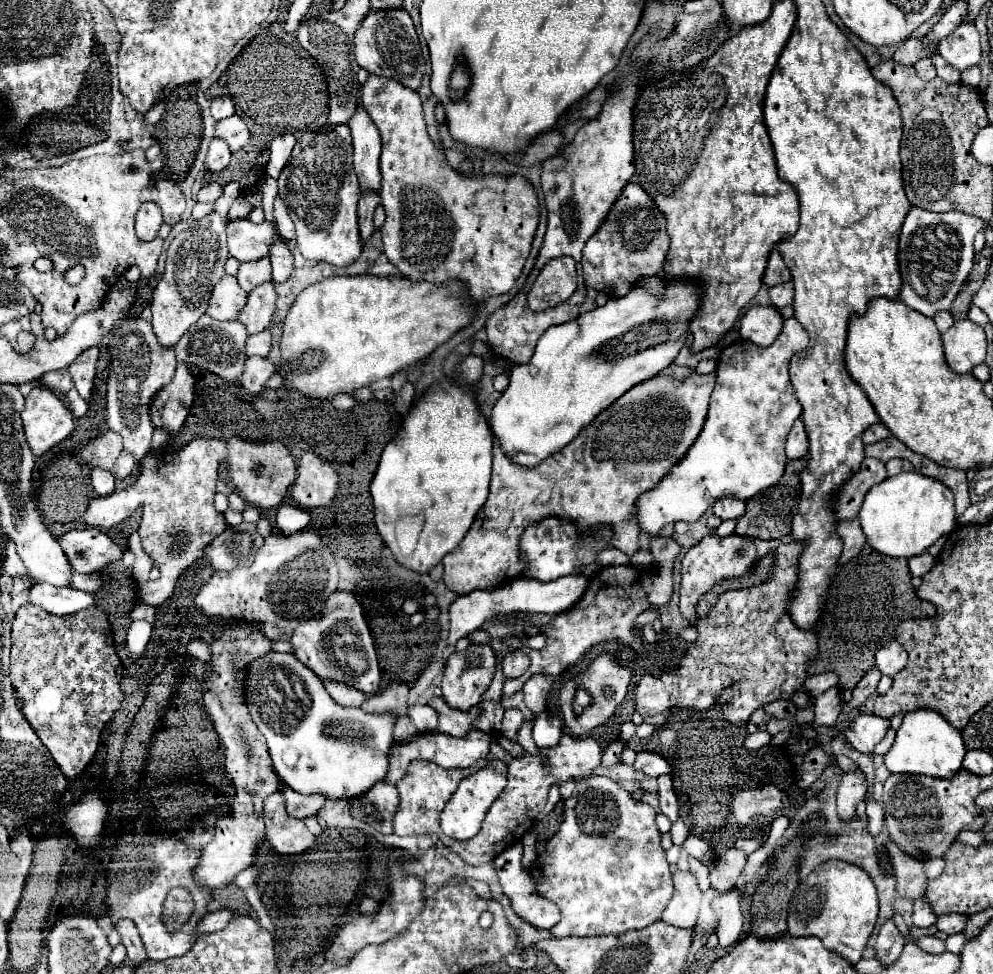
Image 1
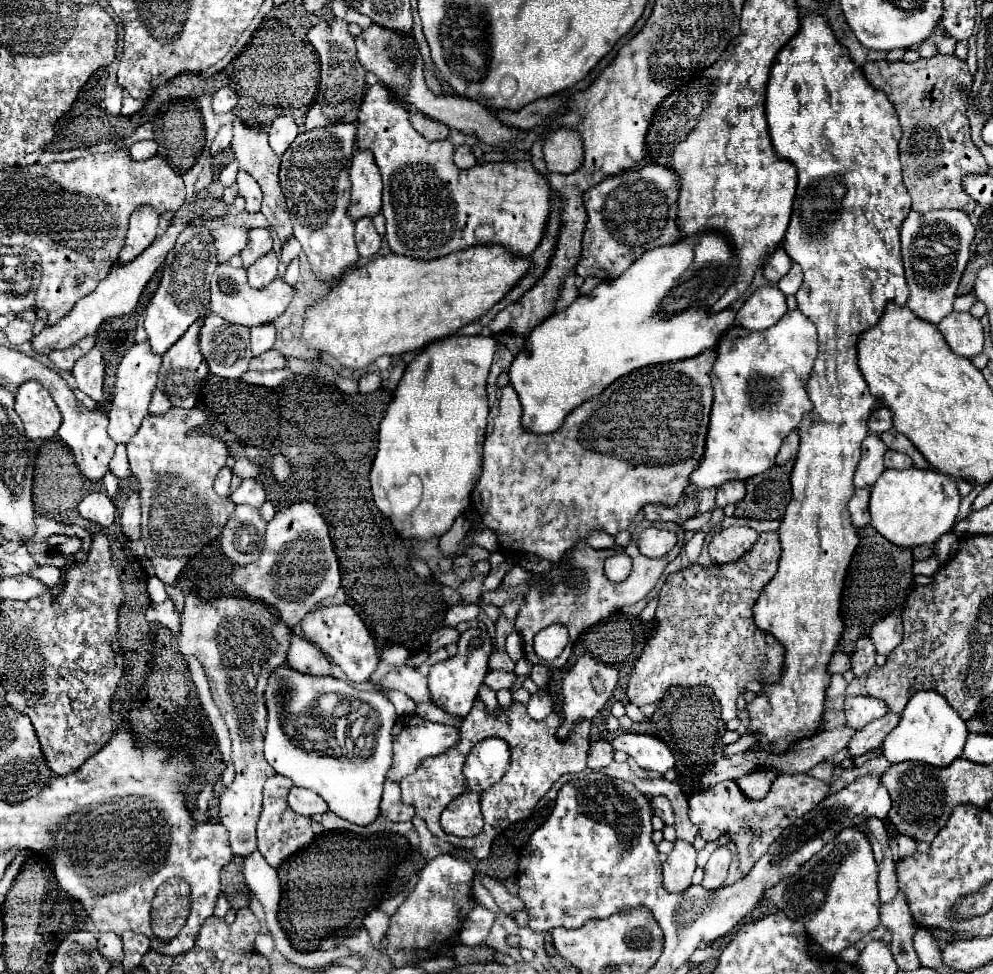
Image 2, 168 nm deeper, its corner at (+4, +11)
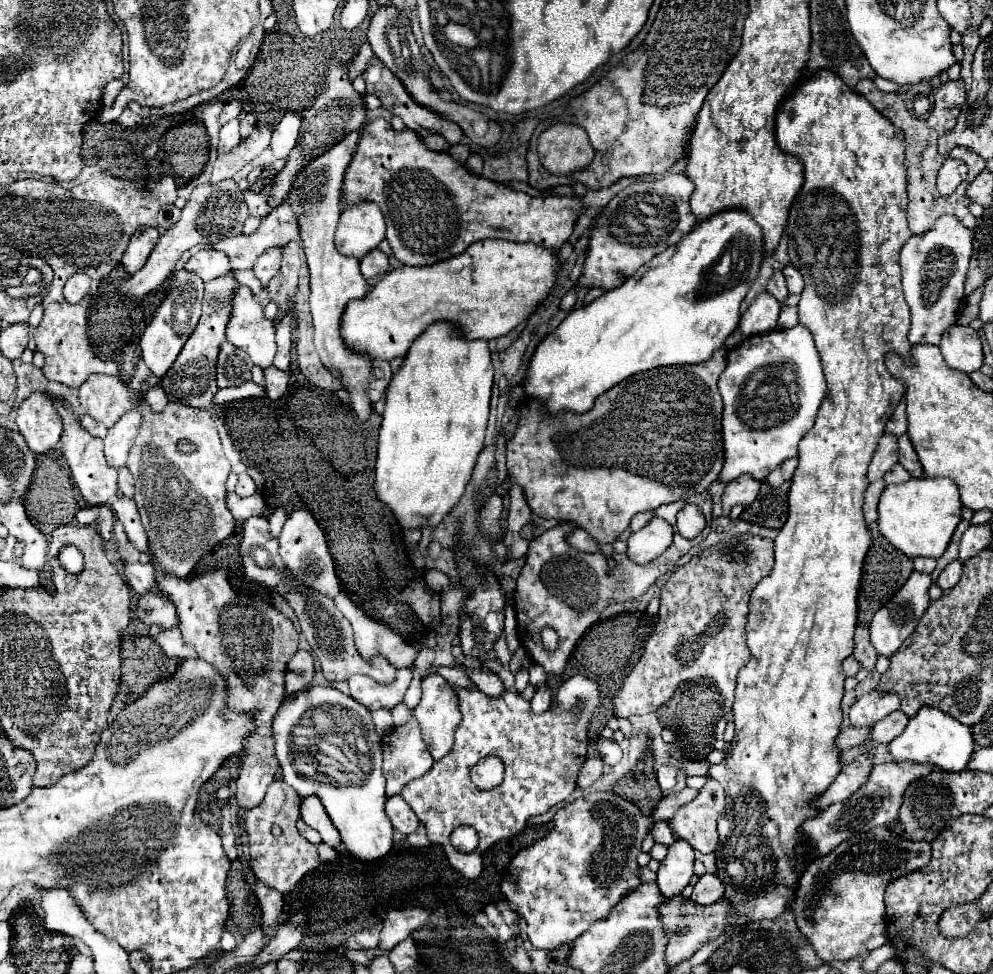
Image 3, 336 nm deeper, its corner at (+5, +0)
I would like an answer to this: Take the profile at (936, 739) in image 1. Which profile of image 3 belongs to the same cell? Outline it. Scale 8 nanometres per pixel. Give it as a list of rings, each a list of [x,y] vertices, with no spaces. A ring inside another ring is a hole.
[[[922,707],[910,721],[908,727],[900,737],[896,737],[890,745],[890,753],[896,763],[912,761],[918,765],[932,765],[948,773],[964,771],[968,765],[968,759],[974,751],[972,731],[956,721],[954,717],[946,715],[944,711],[938,711],[936,707]]]

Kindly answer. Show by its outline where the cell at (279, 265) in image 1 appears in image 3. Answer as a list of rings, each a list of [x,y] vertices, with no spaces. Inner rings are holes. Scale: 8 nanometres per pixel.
[[[240,285],[232,297],[232,315],[226,325],[226,339],[232,345],[244,349],[250,355],[252,363],[260,365],[262,369],[272,365],[272,359],[276,353],[276,325],[272,319],[266,319],[262,303],[256,301],[250,288],[245,285]]]

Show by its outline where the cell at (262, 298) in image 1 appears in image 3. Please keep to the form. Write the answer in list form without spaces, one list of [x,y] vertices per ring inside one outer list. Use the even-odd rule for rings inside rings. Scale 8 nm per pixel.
[[[280,247],[270,249],[270,251],[266,251],[266,253],[256,261],[256,265],[252,267],[252,271],[254,271],[254,275],[260,279],[262,287],[266,287],[266,285],[270,283],[270,279],[280,271],[280,257],[282,257]]]

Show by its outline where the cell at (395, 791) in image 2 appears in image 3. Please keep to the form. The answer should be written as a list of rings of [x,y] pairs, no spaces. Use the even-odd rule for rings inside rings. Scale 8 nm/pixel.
[[[394,795],[386,801],[386,813],[392,821],[392,827],[404,835],[414,833],[416,827],[420,825],[418,817],[414,815],[414,811],[410,811],[410,807],[406,805],[406,801],[400,795]]]

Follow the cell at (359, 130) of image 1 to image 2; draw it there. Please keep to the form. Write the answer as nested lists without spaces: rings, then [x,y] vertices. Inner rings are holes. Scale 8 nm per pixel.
[[[355,150],[351,160],[351,202],[347,214],[351,220],[373,218],[381,212],[381,176],[373,156],[367,150]]]

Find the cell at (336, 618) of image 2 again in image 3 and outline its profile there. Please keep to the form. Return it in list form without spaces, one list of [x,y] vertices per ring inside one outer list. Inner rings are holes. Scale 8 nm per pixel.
[[[398,669],[398,677],[392,685],[380,685],[366,675],[350,675],[348,687],[350,687],[350,695],[358,703],[362,703],[370,711],[374,711],[380,707],[392,709],[394,705],[398,705],[404,699],[404,693],[406,693],[410,681],[412,681],[412,671]]]

